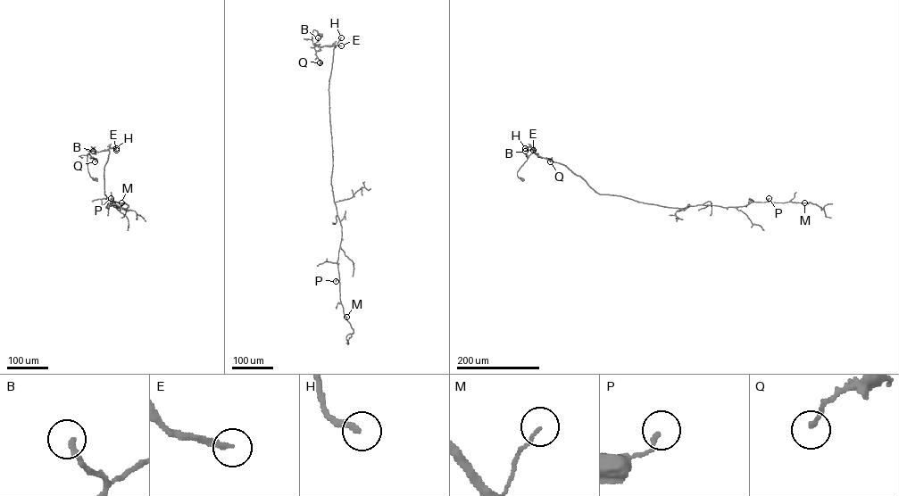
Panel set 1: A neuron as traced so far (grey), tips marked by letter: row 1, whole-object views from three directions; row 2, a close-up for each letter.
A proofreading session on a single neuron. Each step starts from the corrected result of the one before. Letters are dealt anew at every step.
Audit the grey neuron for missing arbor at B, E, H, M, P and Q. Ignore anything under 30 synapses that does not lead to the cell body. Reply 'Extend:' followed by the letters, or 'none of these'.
Extend: B, E, H

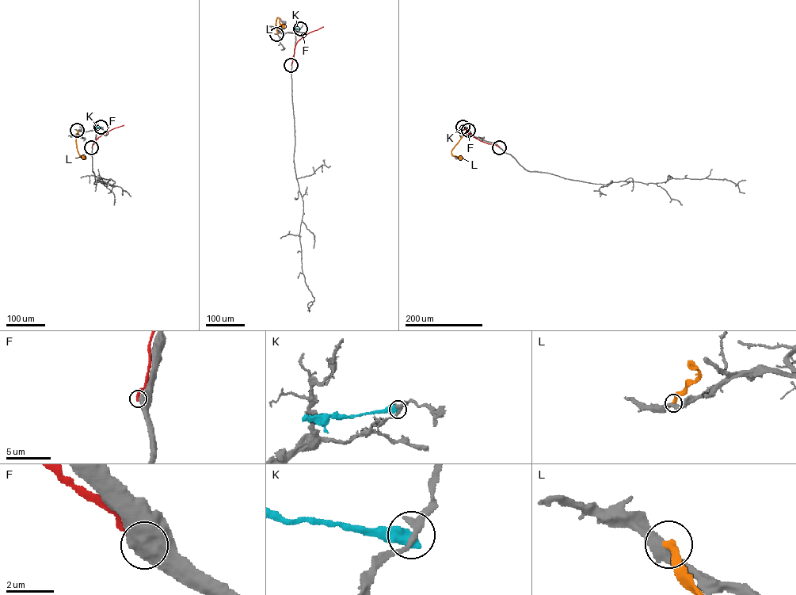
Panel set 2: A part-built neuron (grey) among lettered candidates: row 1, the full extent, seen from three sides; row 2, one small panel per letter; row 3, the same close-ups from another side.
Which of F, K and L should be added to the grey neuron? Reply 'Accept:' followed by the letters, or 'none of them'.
Accept: none of them

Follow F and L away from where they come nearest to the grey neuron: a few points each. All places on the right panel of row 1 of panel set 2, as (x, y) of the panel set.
F: (499, 147), (479, 140), (461, 125)
L: (468, 130), (451, 151), (462, 158)

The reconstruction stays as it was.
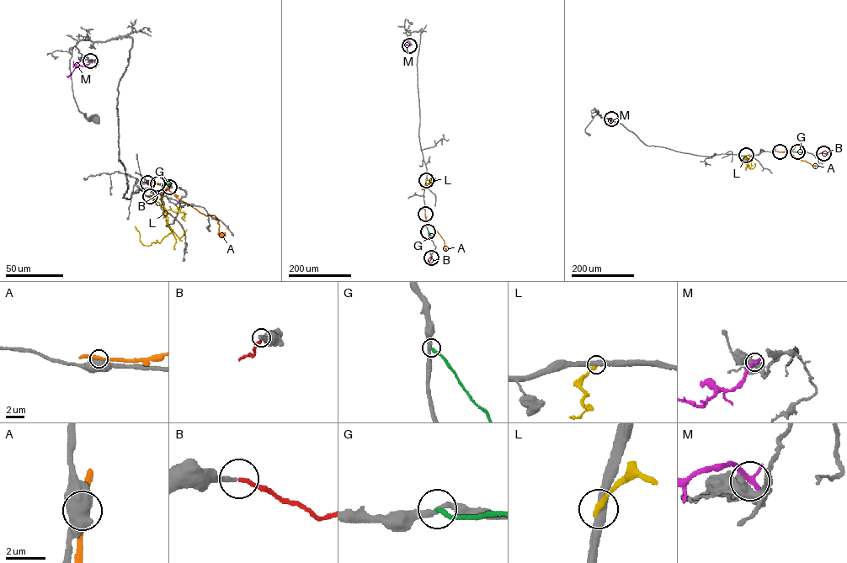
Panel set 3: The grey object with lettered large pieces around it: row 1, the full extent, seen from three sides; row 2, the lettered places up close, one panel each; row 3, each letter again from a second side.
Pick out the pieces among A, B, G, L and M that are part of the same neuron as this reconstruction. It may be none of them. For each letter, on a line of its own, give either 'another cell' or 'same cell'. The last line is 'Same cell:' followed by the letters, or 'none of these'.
A: another cell
B: same cell
G: another cell
L: another cell
M: another cell
Same cell: B

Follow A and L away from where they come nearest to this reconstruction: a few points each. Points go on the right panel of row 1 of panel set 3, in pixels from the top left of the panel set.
A: (780, 151), (789, 152), (816, 166)
L: (746, 155), (748, 168), (753, 168), (755, 163)

